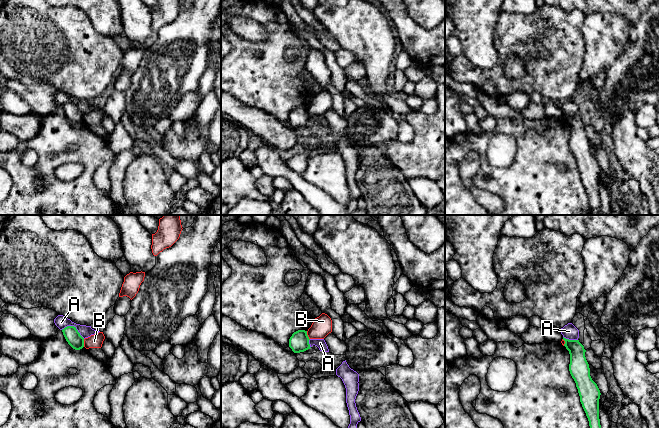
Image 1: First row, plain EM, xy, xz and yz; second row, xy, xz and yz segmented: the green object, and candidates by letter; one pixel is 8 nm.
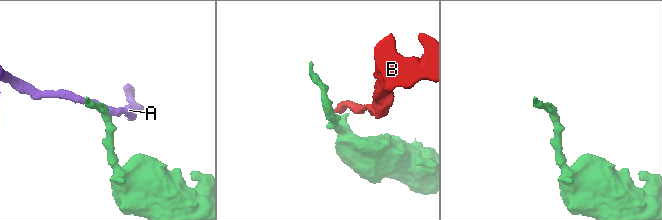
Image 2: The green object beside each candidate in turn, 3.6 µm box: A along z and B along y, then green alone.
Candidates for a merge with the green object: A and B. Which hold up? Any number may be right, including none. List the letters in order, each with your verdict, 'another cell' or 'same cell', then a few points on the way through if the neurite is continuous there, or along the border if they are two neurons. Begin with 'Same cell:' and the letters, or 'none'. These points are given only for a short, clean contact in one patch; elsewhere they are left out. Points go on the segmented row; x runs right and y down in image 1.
Same cell: none
A: another cell; border along xy (61, 329), (73, 326), (84, 338)
B: another cell; border along xz (306, 331), (309, 339)

